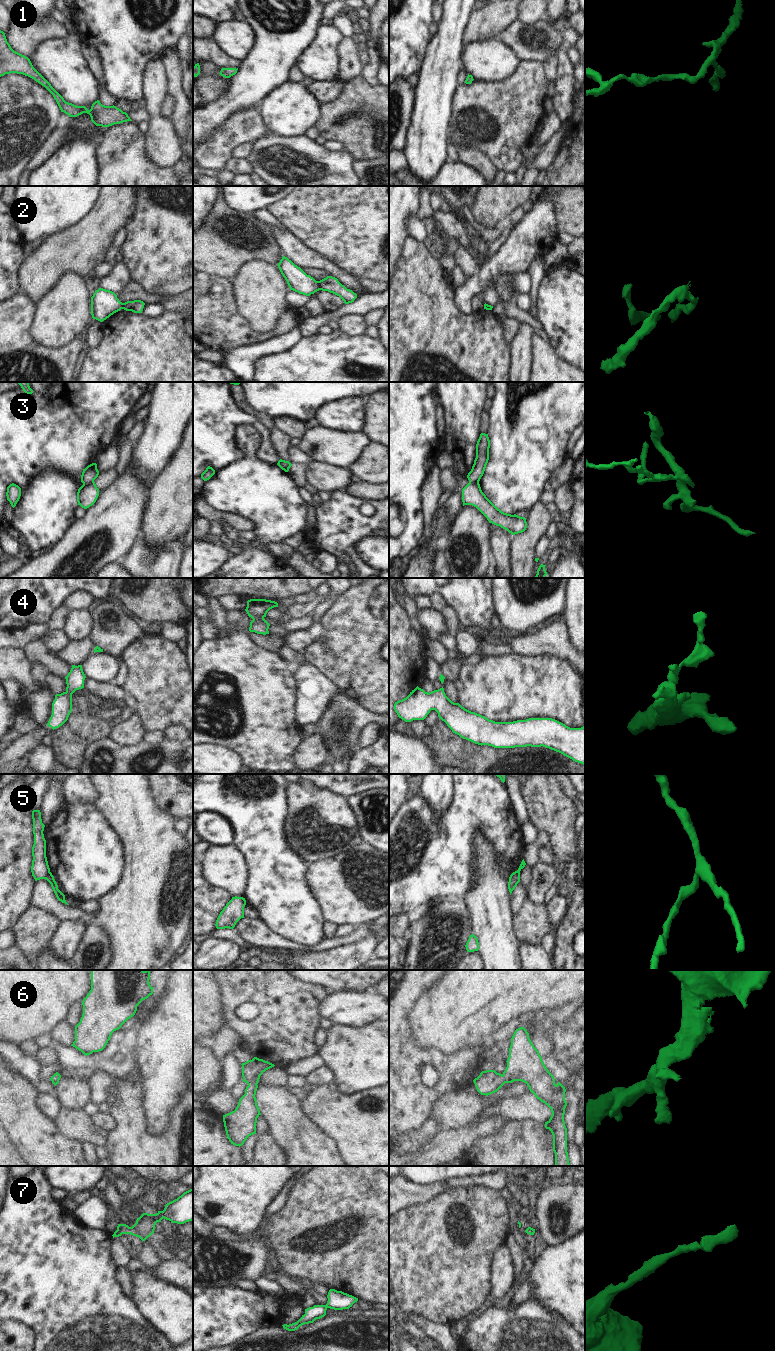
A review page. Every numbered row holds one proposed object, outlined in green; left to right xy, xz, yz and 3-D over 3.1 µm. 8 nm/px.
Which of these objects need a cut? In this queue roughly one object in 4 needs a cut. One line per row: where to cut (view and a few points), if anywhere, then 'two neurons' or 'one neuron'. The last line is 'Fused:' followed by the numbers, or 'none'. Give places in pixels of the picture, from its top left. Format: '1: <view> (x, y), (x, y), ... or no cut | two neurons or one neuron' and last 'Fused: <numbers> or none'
1: no cut | one neuron
2: xz (318, 281), (320, 289) | two neurons
3: xy (93, 481), (83, 484) | two neurons
4: no cut | one neuron
5: xy (49, 870), (43, 878) | two neurons
6: no cut | one neuron
7: no cut | one neuron
Fused: 2, 3, 5

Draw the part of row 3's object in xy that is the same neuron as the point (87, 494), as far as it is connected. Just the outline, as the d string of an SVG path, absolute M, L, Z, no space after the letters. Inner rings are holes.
M95 482L83 484L77 492L77 502L82 508L87 509L92 506L99 496L99 489Z

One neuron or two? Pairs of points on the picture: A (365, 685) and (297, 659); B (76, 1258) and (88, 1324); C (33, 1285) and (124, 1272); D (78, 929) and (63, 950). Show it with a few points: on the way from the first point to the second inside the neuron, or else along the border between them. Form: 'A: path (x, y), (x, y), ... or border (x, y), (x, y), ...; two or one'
A: border (302, 653), (308, 661); two
B: path (76, 1274), (76, 1304), (78, 1308); one
C: border (117, 1267), (117, 1279), (126, 1295); two
D: path (73, 934), (63, 945); one

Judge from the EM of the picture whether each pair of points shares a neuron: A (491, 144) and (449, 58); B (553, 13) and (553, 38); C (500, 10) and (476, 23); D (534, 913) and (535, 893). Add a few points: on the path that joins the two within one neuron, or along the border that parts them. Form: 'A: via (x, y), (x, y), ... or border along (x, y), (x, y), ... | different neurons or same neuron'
A: border along (457, 84), (451, 107) | different neurons
B: border along (545, 15), (549, 20), (556, 20), (559, 17) | different neurons
C: via (494, 16), (488, 22), (482, 23) | same neuron
D: border along (527, 899), (533, 902), (543, 902) | different neurons

